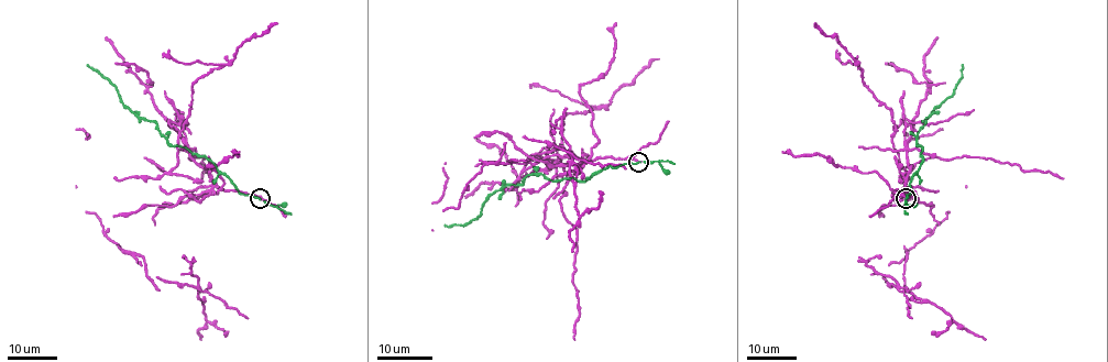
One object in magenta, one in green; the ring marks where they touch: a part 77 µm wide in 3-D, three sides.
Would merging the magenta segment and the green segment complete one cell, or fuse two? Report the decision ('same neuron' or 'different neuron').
different neuron

